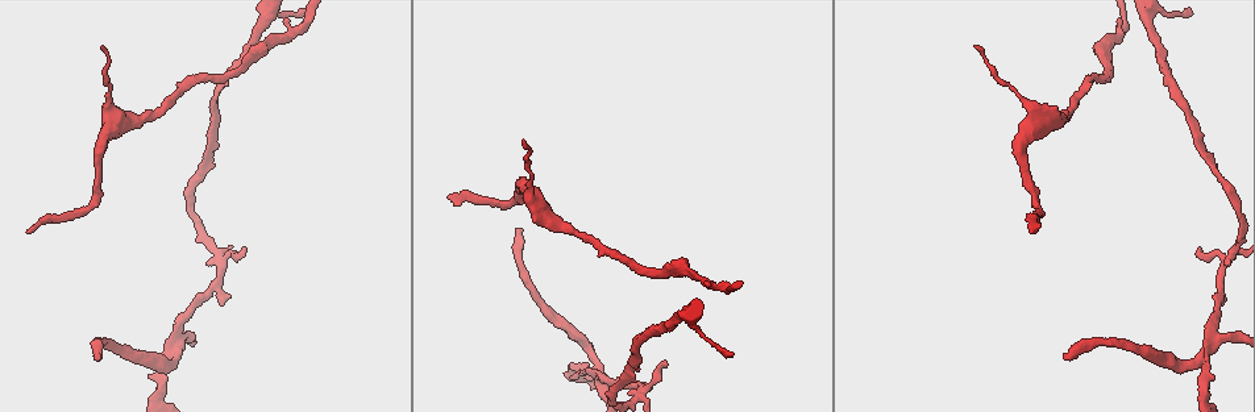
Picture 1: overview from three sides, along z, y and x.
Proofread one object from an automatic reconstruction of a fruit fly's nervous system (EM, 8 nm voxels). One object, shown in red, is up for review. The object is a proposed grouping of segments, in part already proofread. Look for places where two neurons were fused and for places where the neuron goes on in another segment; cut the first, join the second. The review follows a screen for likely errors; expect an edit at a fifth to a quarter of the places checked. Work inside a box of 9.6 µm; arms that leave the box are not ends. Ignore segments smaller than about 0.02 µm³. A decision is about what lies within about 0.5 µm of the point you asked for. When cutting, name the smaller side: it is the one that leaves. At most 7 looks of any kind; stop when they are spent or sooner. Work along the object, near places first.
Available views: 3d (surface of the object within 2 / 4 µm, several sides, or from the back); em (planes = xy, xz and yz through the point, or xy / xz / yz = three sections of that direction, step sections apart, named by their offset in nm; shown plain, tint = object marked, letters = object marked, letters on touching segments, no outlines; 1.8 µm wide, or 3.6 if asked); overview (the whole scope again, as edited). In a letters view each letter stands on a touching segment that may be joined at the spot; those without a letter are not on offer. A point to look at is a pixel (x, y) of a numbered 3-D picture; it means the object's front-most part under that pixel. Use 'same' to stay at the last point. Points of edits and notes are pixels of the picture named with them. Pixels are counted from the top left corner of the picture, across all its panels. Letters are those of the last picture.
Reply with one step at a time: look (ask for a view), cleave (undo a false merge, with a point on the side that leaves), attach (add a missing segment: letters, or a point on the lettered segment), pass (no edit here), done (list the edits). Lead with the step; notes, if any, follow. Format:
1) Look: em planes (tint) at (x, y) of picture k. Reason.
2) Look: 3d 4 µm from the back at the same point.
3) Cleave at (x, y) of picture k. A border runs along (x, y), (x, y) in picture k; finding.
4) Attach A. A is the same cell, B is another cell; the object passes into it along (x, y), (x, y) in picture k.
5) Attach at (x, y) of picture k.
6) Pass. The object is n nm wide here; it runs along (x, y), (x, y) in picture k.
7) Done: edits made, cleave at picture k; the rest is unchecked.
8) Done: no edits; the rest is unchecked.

Look: em xz step 4 (tint) at (1205, 353) of picture 1.

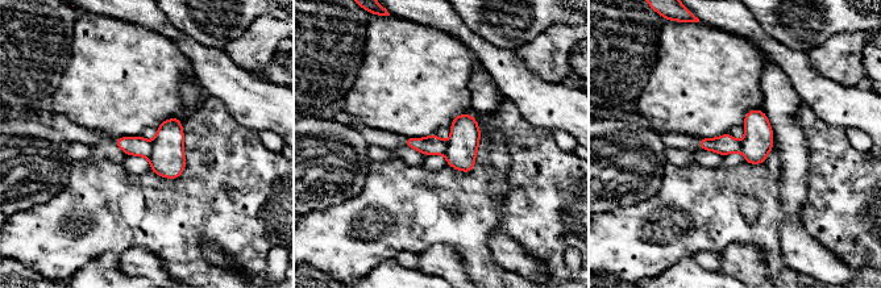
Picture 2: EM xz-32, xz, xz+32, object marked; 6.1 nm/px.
Look: em planes (letters) at the same point.

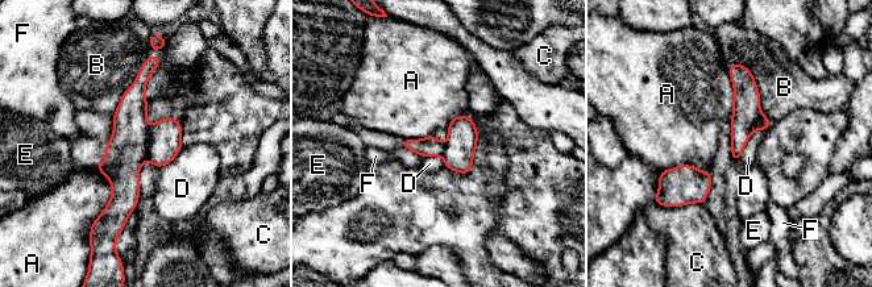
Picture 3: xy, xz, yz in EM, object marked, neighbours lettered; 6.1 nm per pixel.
Cleave at (762, 123) of picture 3. The object is 160 nm wide here; A, B, C, D, E and F are other cells; a border runs along (760, 113), (750, 132) in picture 3; a second neuron is stuck on.

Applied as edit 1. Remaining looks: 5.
Look: overview.

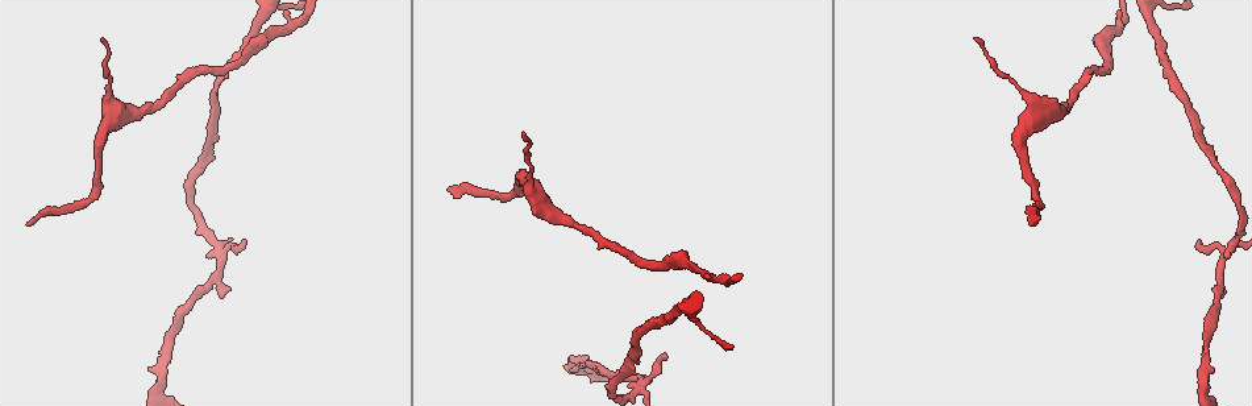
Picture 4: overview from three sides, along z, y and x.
Look: em planes (plain) at (1028, 221) of picture 4. Thin end.

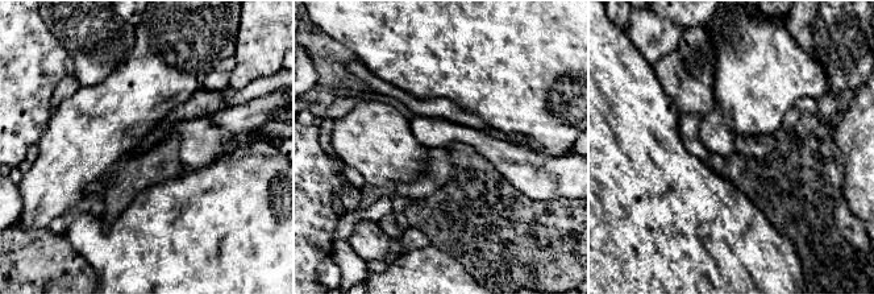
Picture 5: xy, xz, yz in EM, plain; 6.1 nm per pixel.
Look: em planes (letters) at the same point. See the neighbours.

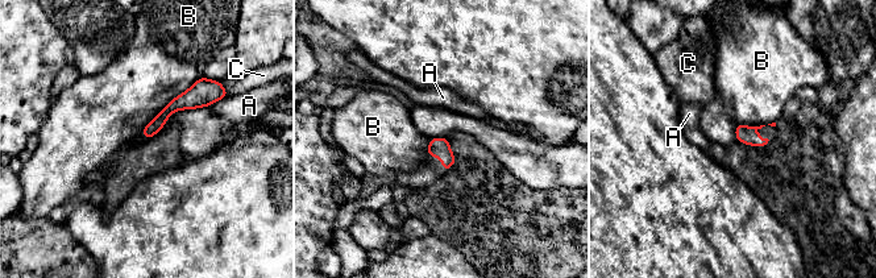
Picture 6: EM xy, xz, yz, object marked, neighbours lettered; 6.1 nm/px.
Pass. A, B and C are other cells; it runs along (214, 96), (174, 104), (146, 135) in picture 6; none of them fits.

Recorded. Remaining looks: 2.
Done: edits made, cleave at picture 3; the rest is unchecked.

